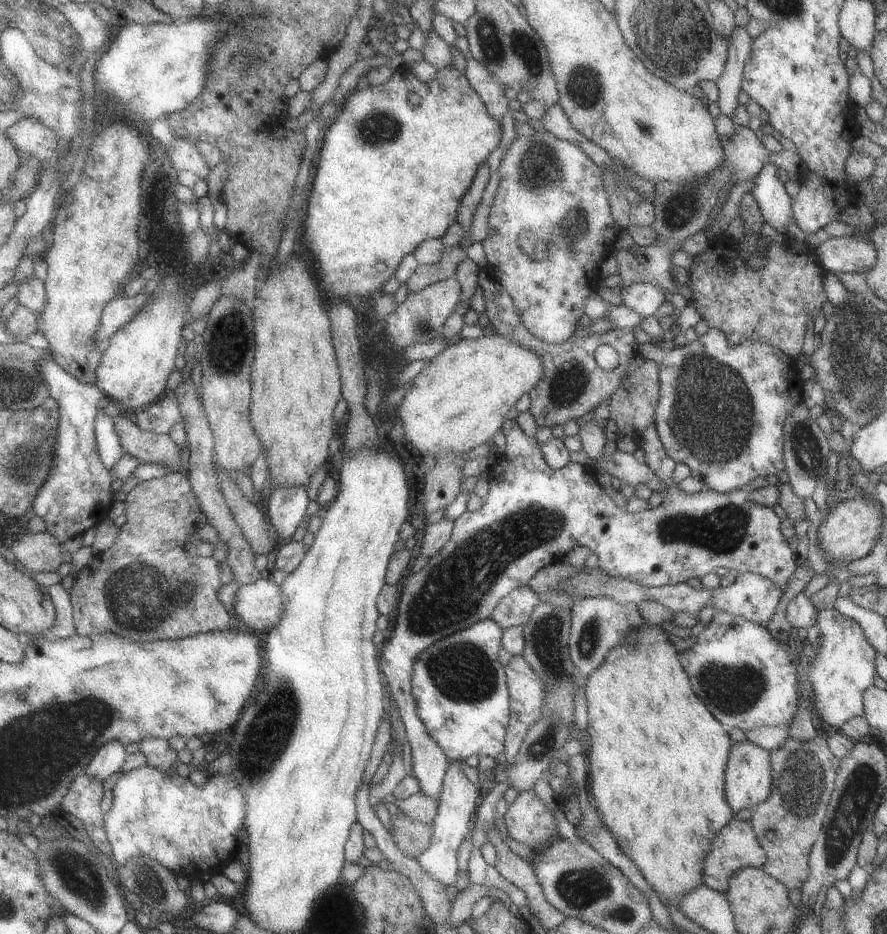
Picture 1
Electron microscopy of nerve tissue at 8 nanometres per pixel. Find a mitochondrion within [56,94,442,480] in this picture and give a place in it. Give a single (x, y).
(230, 341)

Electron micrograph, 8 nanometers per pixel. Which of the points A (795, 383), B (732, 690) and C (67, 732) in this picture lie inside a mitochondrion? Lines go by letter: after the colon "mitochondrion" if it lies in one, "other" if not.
A: other
B: mitochondrion
C: mitochondrion

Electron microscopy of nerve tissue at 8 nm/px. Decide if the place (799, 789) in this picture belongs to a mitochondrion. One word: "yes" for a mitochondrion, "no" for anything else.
yes

